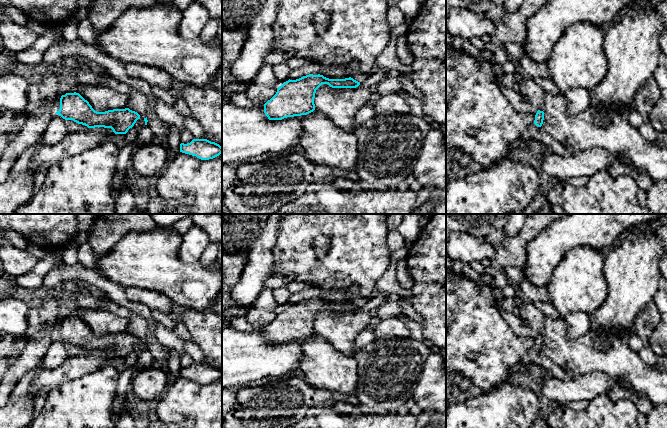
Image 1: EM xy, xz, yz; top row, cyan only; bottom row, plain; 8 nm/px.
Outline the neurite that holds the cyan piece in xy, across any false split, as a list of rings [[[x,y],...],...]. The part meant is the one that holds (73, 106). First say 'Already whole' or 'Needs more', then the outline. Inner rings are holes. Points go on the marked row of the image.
Already whole. [[[76,92],[61,96],[60,109],[56,114],[65,120],[73,120],[88,128],[111,128],[115,134],[126,134],[140,119],[140,115],[129,108],[97,112]]]

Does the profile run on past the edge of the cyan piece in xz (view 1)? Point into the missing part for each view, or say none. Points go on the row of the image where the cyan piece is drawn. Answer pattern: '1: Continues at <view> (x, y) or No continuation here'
1: No continuation here

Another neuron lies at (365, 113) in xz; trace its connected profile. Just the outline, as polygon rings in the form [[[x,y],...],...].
[[[374,91],[370,95],[370,100],[368,104],[364,107],[362,107],[356,114],[354,118],[354,123],[357,126],[365,125],[365,123],[376,116],[373,107],[375,103],[379,100],[381,96]]]

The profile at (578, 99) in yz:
[[[583,88],[570,89],[564,93],[567,101],[568,112],[576,115],[589,107],[591,104],[591,92]]]

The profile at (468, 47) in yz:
[[[465,40],[461,50],[477,59],[482,59],[481,52],[469,40]]]

